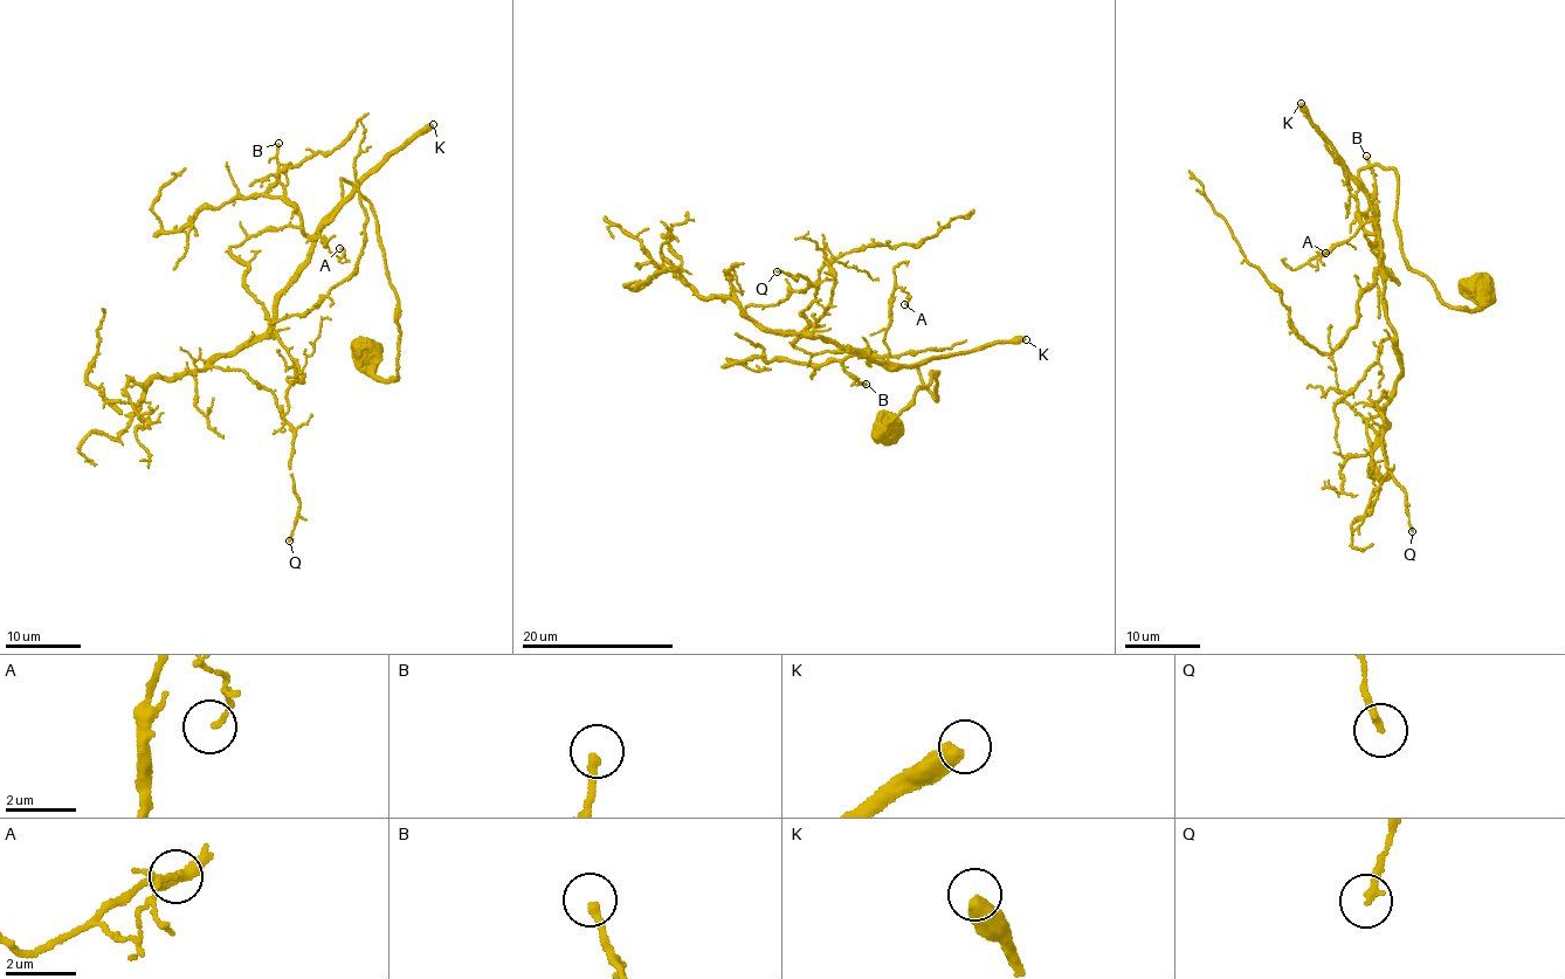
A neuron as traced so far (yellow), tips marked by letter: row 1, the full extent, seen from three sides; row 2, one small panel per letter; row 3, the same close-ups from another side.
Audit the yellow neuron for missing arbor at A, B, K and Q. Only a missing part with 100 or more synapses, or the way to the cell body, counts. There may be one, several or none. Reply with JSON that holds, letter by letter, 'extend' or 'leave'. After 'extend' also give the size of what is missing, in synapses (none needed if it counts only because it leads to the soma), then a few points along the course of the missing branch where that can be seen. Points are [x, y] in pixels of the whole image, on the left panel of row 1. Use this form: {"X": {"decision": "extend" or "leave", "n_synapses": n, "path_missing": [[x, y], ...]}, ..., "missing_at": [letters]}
{"A": {"decision": "leave"}, "B": {"decision": "leave"}, "K": {"decision": "extend", "n_synapses": 190}, "Q": {"decision": "leave"}, "missing_at": ["K"]}

